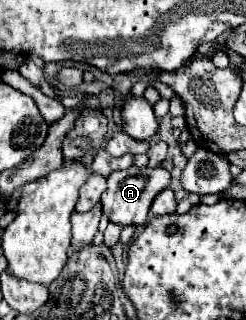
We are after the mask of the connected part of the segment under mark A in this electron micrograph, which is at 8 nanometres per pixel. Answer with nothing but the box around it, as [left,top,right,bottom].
[101,166,171,228]

